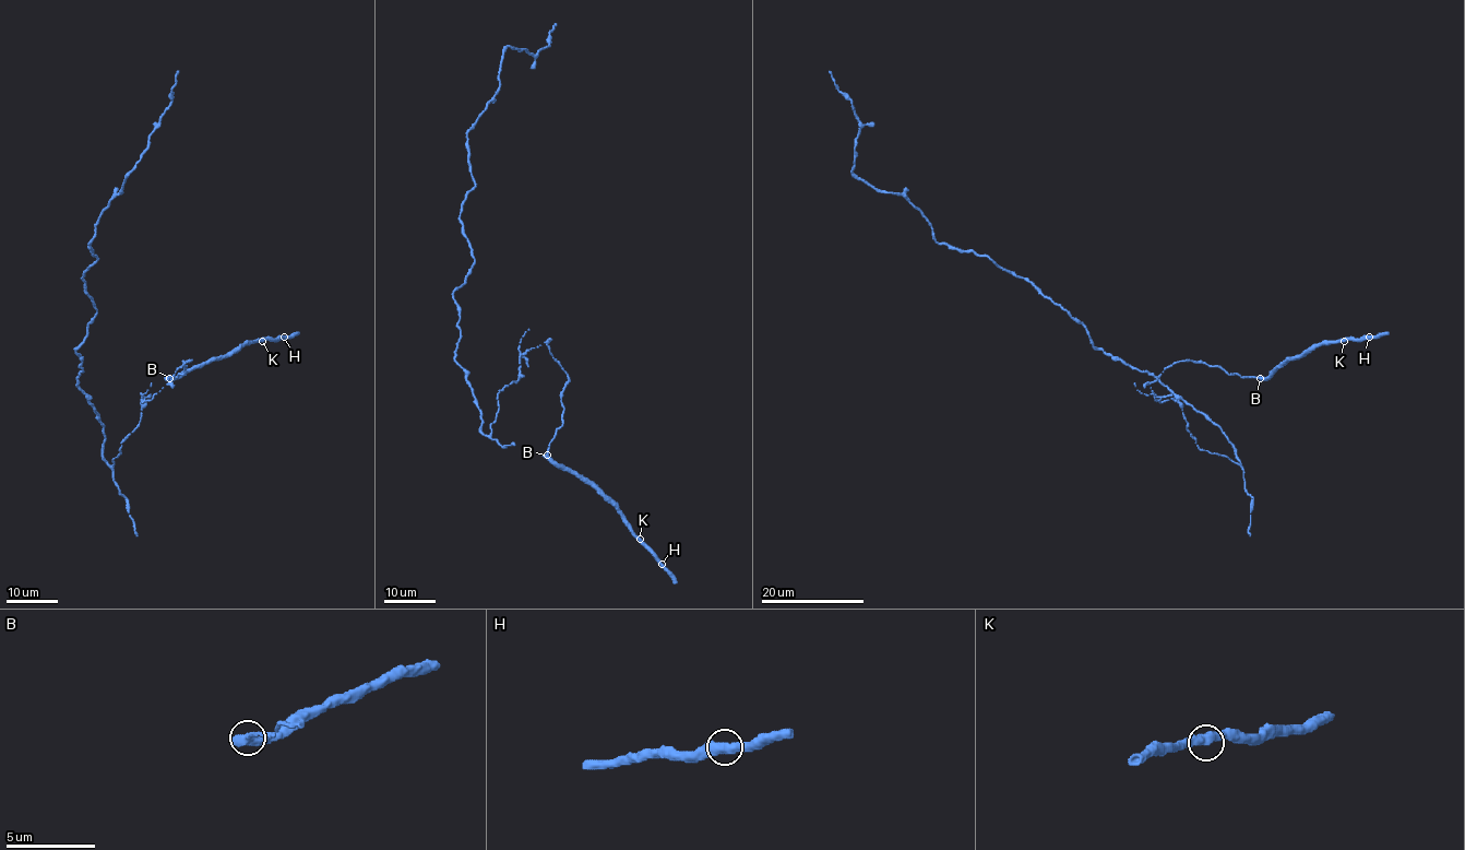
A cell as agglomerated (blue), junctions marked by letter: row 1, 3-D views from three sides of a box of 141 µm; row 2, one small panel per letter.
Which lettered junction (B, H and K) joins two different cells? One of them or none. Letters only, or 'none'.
B

